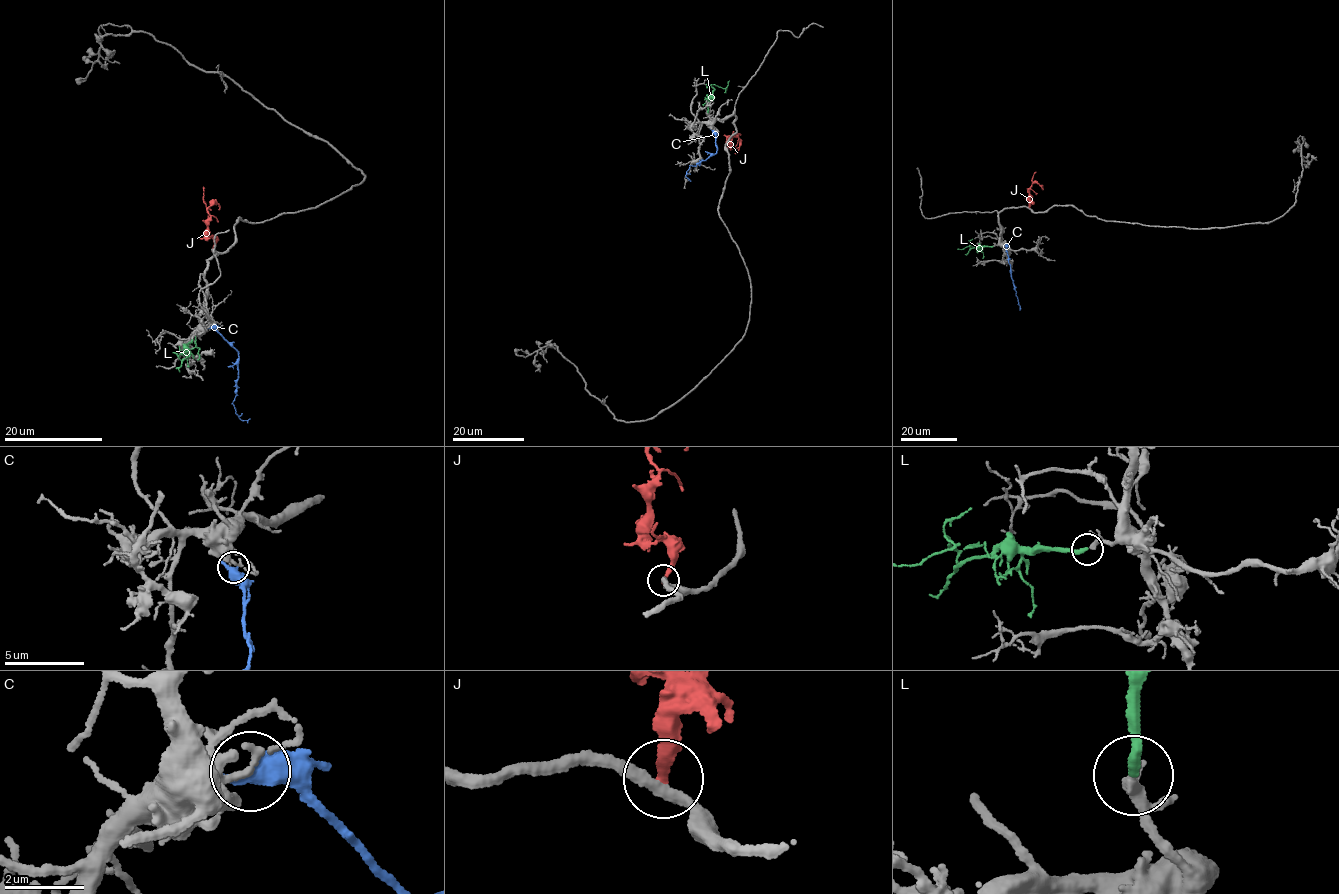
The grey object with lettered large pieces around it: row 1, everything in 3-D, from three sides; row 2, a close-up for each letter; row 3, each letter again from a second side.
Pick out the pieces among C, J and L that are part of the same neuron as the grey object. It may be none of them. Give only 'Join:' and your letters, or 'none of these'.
Join: L

